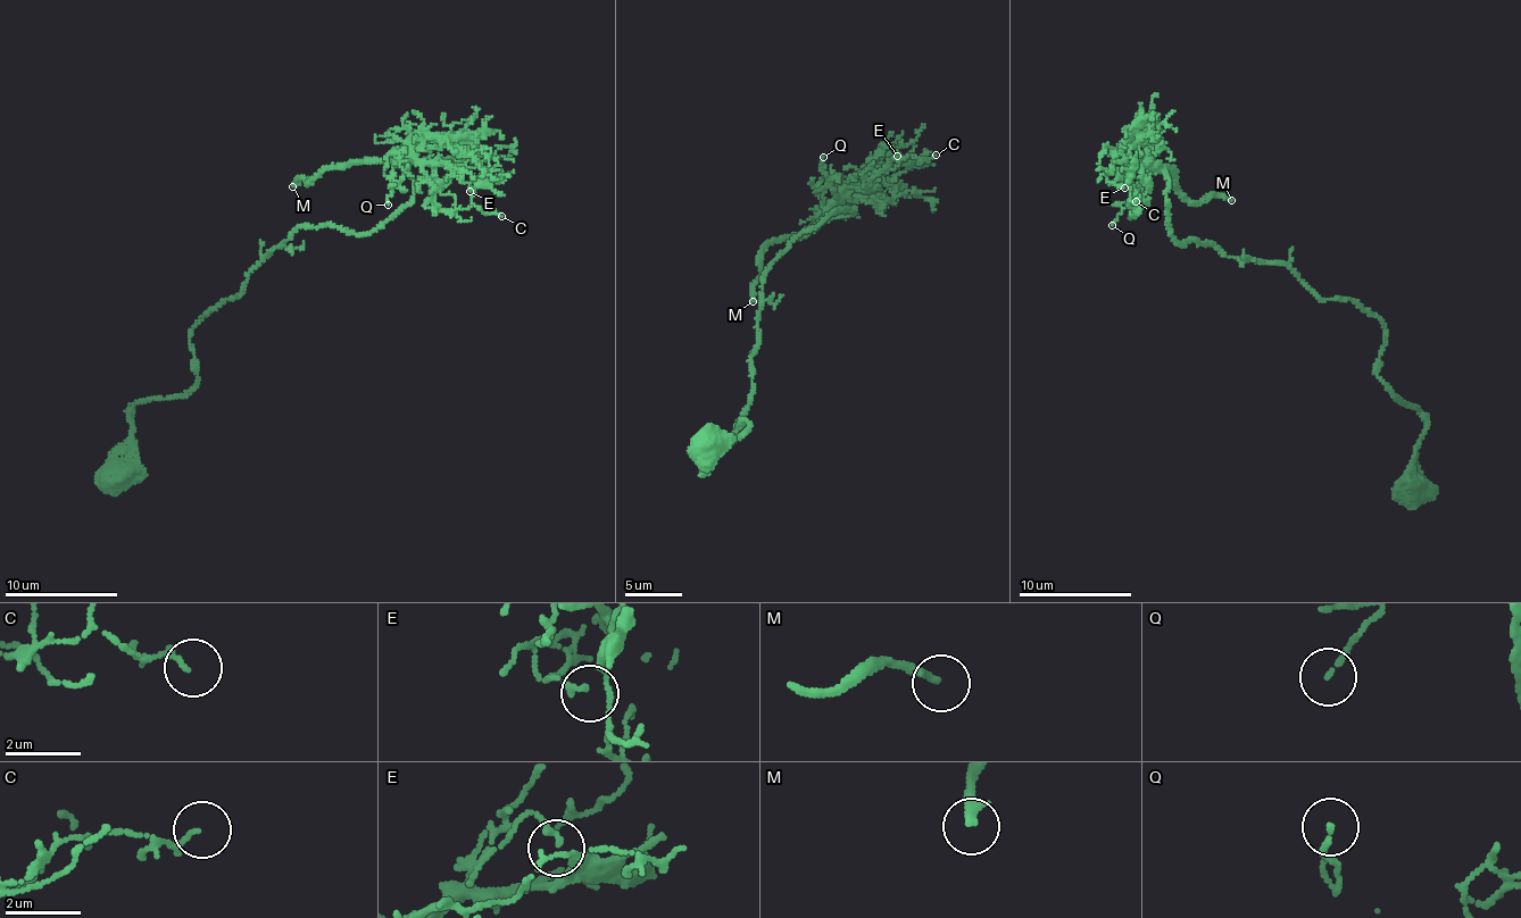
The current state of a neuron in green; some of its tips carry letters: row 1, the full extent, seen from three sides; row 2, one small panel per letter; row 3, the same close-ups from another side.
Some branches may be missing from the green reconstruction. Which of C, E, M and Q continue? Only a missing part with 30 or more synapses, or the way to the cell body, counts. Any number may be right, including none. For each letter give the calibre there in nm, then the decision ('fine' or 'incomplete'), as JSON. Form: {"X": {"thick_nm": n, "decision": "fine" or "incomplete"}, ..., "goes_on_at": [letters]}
{"C": {"thick_nm": 140, "decision": "fine"}, "E": {"thick_nm": 150, "decision": "fine"}, "M": {"thick_nm": 240, "decision": "incomplete"}, "Q": {"thick_nm": 110, "decision": "fine"}, "goes_on_at": ["M"]}

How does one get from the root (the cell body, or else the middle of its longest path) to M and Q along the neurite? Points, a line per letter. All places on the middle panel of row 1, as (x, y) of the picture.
M: (757, 324), (769, 265), (804, 232), (853, 208), (775, 239), (762, 253), (753, 301)
Q: (757, 324), (769, 265), (833, 213), (854, 209), (840, 217), (822, 206), (827, 180), (823, 157)

